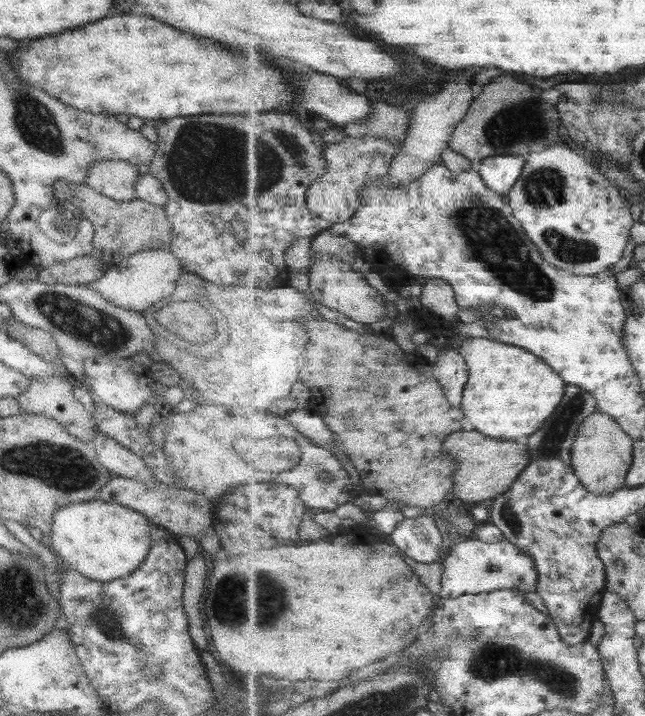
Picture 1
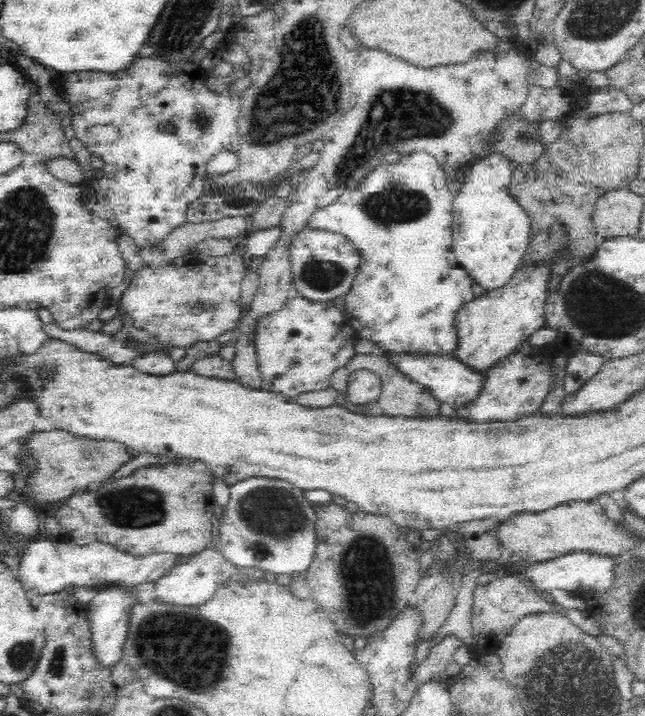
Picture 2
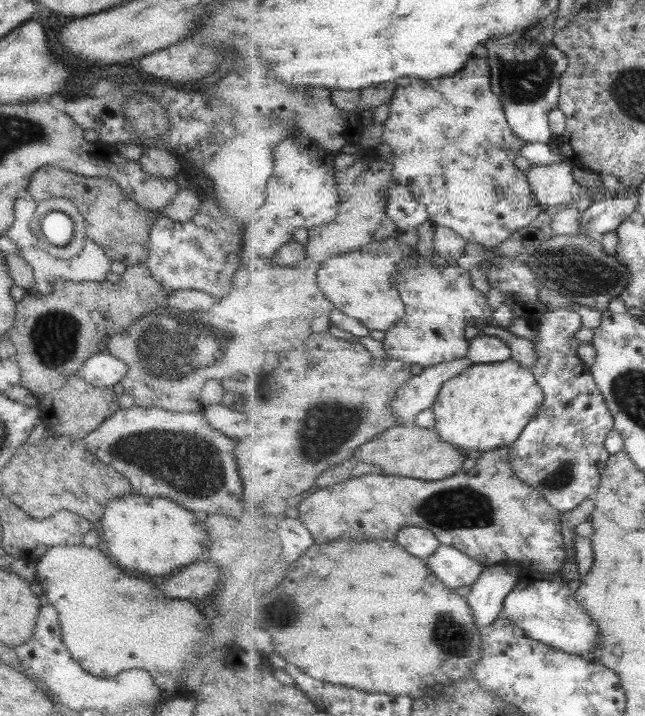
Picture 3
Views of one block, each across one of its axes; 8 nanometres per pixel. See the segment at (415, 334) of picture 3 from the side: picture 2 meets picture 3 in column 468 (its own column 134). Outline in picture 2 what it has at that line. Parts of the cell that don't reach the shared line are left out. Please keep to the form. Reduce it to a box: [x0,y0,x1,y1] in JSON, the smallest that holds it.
[116,252,245,357]

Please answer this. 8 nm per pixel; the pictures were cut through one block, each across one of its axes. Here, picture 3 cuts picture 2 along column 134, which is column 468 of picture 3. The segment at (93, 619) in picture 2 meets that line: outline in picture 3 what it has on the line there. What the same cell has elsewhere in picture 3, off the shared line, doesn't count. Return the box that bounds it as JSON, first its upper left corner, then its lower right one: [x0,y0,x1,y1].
[467,564,519,628]

